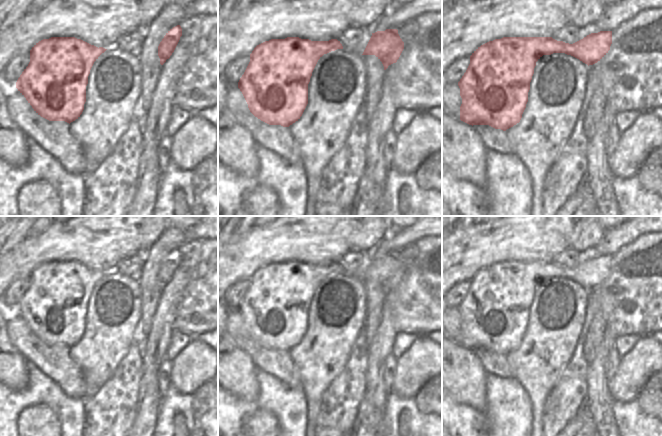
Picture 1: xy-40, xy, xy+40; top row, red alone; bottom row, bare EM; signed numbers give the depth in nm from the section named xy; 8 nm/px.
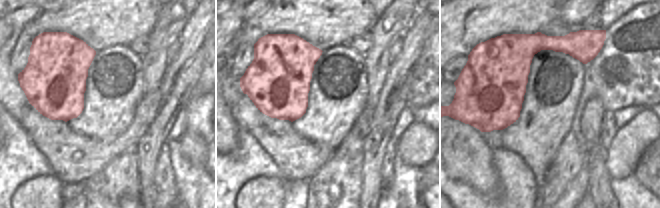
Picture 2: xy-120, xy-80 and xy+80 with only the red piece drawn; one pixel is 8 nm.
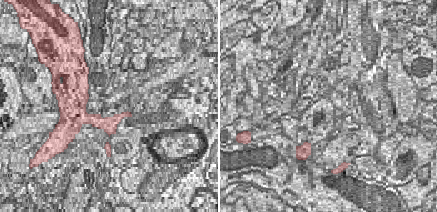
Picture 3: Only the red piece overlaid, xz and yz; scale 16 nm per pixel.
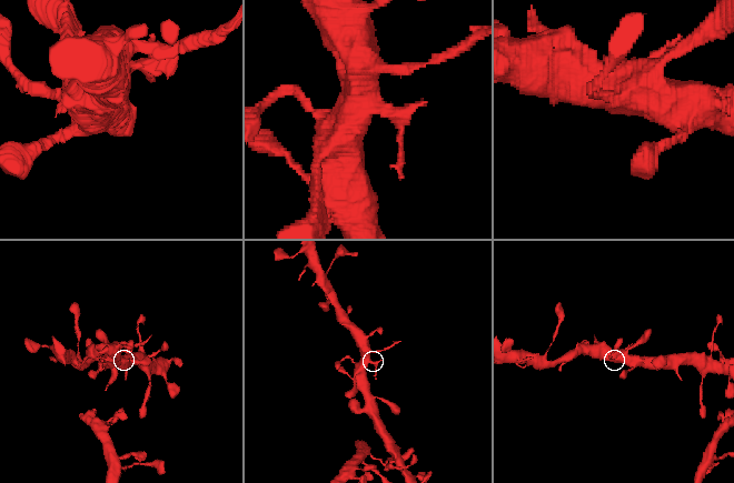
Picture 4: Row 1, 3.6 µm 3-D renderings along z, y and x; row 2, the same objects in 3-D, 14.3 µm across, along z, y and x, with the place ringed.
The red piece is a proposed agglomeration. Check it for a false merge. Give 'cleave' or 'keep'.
cleave

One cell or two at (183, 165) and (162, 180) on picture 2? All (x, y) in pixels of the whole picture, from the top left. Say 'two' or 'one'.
two

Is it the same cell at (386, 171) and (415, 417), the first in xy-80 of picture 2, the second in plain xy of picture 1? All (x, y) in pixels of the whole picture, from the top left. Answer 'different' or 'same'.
different

